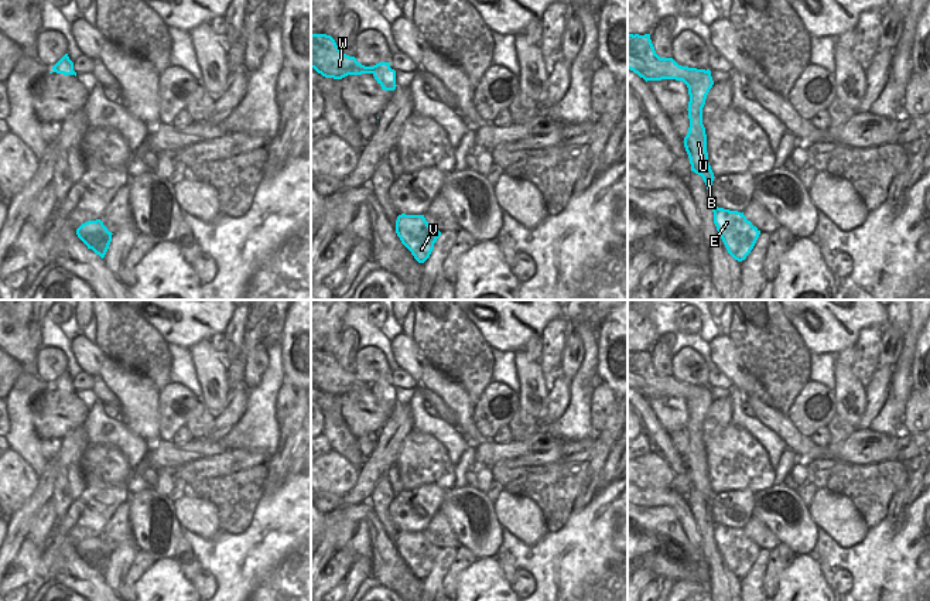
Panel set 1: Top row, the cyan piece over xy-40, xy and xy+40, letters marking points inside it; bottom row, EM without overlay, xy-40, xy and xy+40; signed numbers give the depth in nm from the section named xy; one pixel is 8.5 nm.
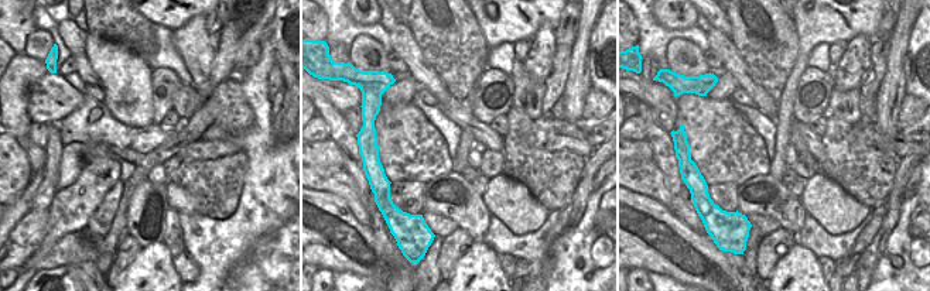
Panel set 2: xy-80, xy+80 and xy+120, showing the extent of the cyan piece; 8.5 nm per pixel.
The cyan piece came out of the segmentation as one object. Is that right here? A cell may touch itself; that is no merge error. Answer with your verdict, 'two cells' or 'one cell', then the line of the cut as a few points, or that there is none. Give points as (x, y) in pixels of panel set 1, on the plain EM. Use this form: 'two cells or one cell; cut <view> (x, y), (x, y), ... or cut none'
two cells; cut xy+40 (676, 395), (696, 396), (707, 403), (713, 400)

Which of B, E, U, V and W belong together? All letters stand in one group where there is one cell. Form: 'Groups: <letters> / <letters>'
Groups: B E U V / W

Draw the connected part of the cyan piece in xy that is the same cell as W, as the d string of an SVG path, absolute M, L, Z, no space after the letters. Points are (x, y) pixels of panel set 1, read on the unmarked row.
M311 351L311 385L334 396L373 390L372 383L365 383L355 373L343 370L335 356L326 351Z

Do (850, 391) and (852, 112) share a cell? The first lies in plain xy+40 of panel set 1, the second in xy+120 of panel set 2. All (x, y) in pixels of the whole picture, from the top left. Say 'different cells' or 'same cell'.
same cell

